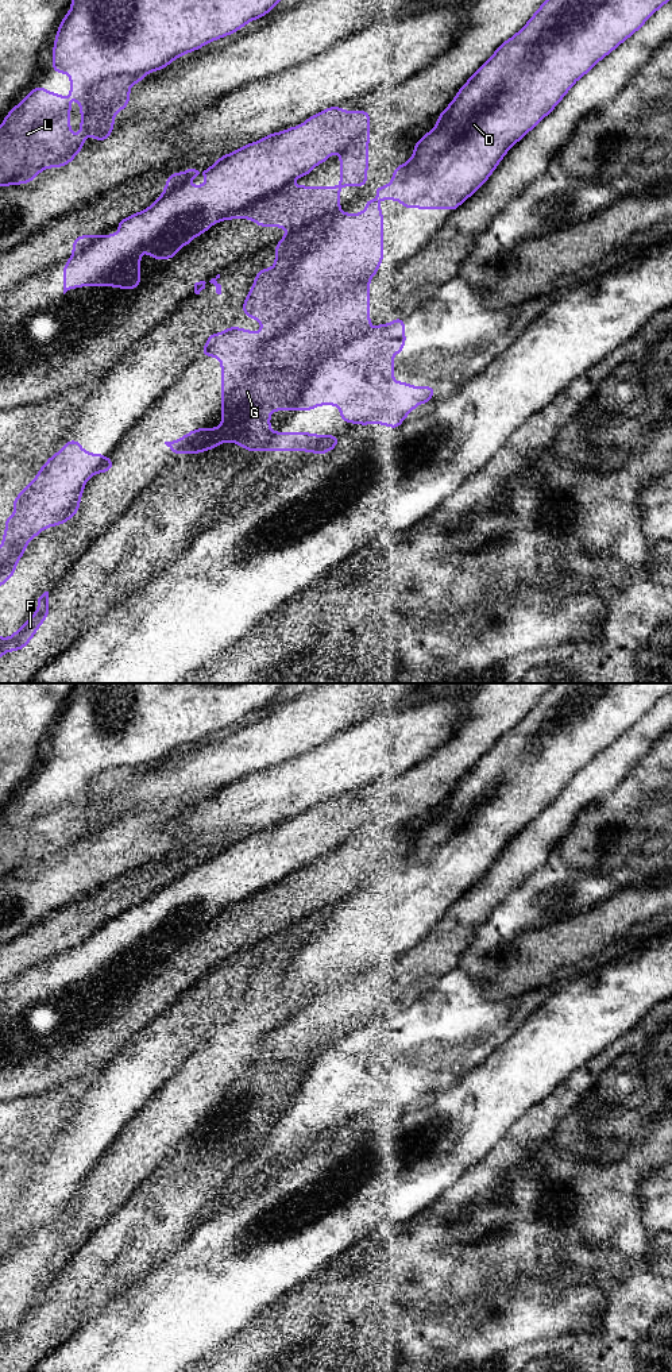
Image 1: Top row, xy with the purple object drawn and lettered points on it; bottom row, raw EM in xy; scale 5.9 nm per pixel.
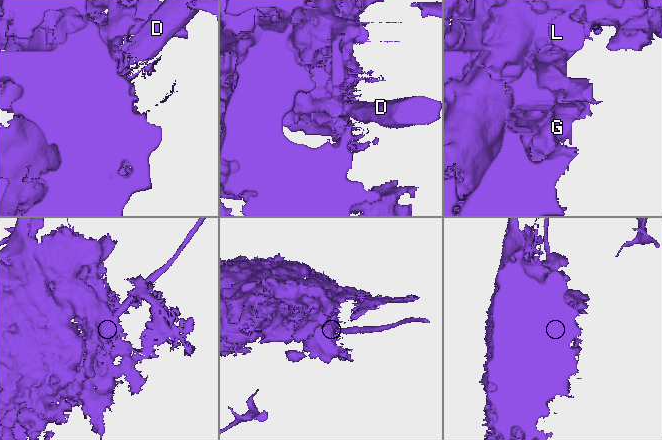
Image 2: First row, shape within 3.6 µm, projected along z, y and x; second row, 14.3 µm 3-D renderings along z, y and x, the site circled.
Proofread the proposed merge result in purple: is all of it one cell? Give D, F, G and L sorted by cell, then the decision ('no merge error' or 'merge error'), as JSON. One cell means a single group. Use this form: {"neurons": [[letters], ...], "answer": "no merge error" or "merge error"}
{"neurons": [["D"], ["F", "G", "L"]], "answer": "merge error"}

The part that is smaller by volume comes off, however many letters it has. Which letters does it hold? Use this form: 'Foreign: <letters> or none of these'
Foreign: D

